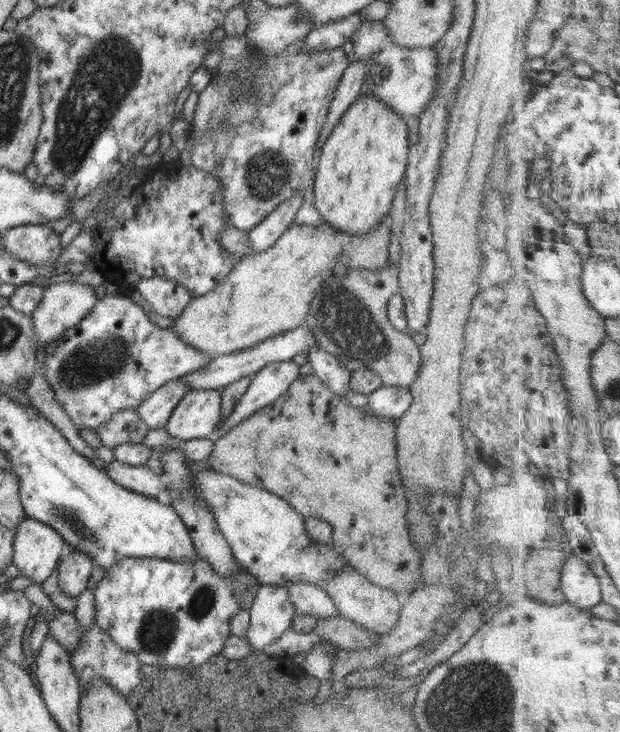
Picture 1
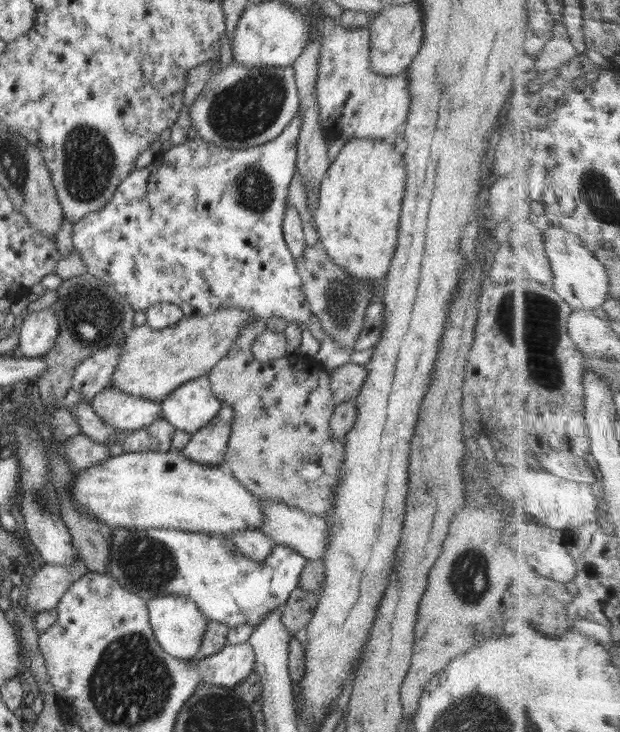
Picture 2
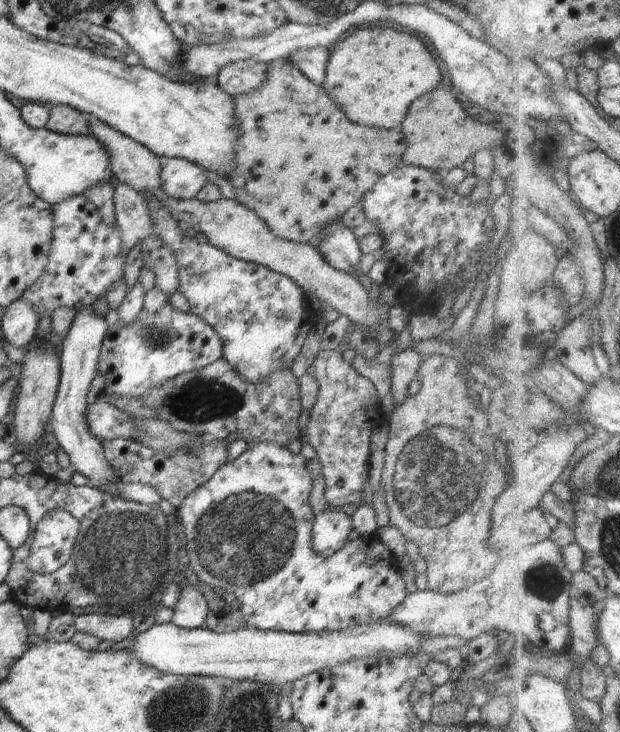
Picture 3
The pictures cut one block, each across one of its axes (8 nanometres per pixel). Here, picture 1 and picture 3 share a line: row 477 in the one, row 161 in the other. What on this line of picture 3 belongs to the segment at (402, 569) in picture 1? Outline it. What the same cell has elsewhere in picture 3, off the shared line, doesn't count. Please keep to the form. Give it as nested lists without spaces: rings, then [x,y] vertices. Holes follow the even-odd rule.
[[[288,57],[279,58],[269,64],[268,78],[266,82],[252,94],[241,94],[234,97],[234,122],[236,122],[236,132],[238,132],[238,138],[236,138],[236,144],[234,144],[234,170],[237,172],[232,176],[226,177],[228,182],[232,184],[232,188],[236,190],[236,201],[246,206],[250,210],[256,212],[260,216],[260,220],[268,226],[268,230],[278,236],[278,238],[284,238],[284,240],[292,240],[292,242],[298,243],[315,243],[319,238],[320,232],[334,224],[336,220],[341,220],[342,216],[350,210],[352,206],[355,206],[364,198],[364,194],[370,190],[384,176],[391,170],[401,165],[402,155],[407,149],[406,140],[400,129],[383,129],[375,127],[367,127],[361,124],[356,124],[348,117],[332,100],[328,93],[322,88],[314,84],[307,76],[304,76],[303,72],[300,72]]]

